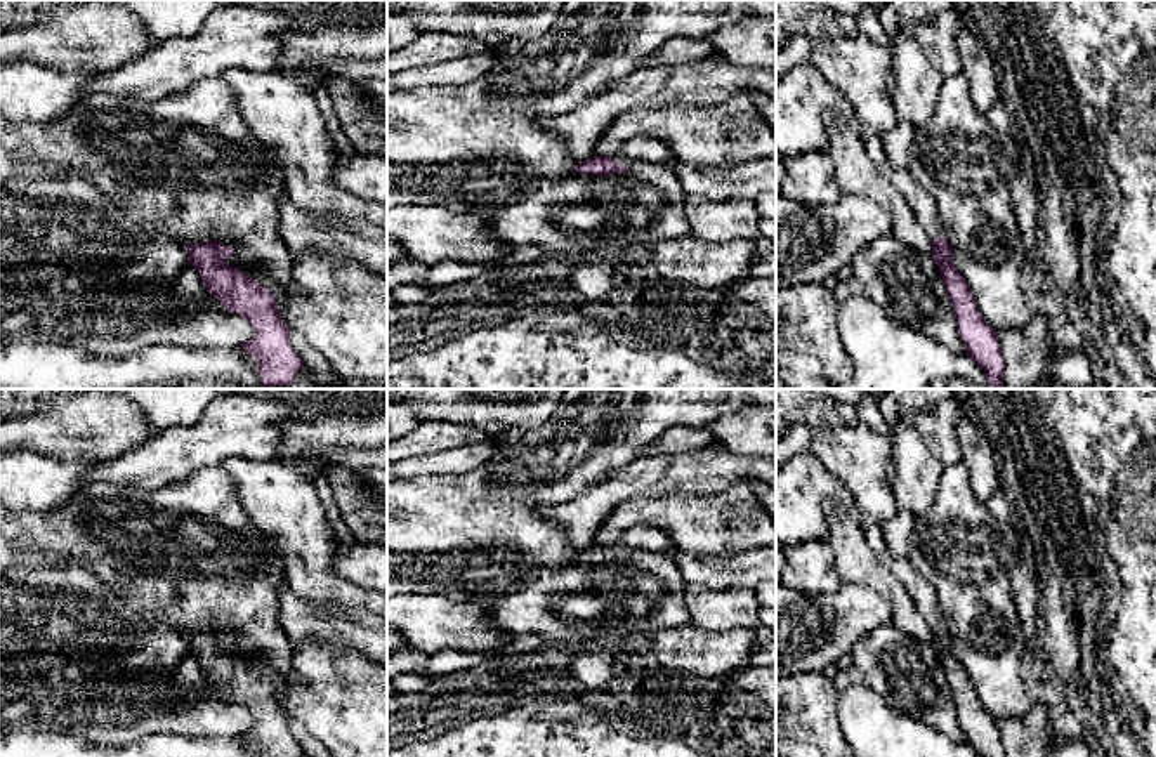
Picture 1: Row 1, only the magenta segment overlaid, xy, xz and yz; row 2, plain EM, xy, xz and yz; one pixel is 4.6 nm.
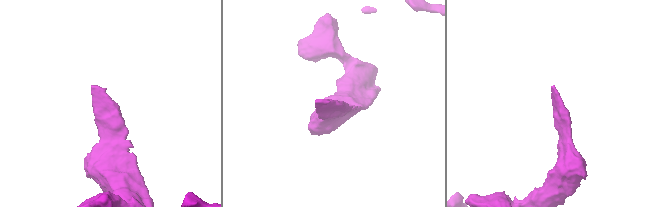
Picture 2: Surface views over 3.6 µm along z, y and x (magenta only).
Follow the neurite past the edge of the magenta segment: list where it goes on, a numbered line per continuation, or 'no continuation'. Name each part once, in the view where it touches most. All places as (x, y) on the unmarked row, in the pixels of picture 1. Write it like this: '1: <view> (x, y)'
1: xy (268, 672)

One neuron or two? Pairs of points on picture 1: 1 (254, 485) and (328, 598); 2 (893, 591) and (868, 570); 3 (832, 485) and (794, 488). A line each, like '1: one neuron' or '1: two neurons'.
1: one neuron
2: one neuron
3: one neuron

